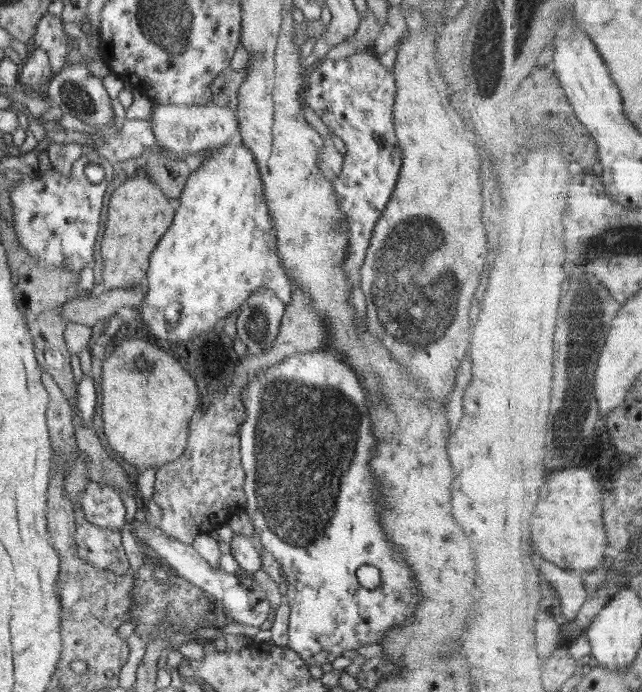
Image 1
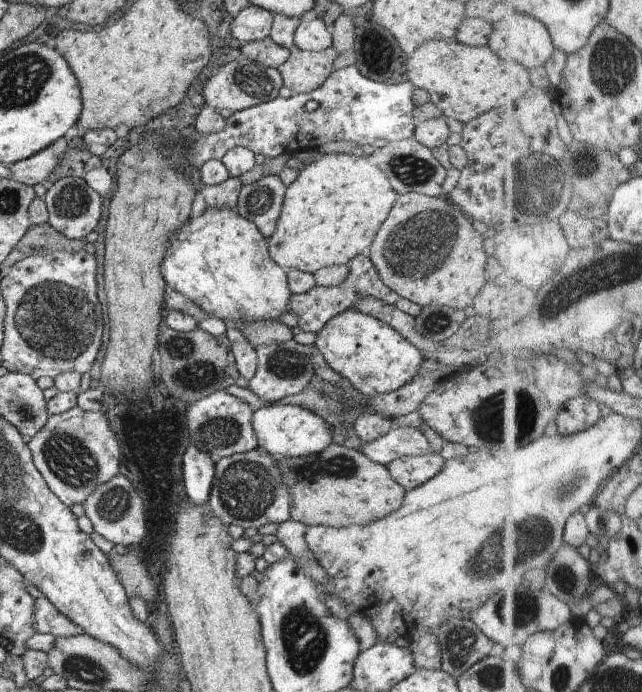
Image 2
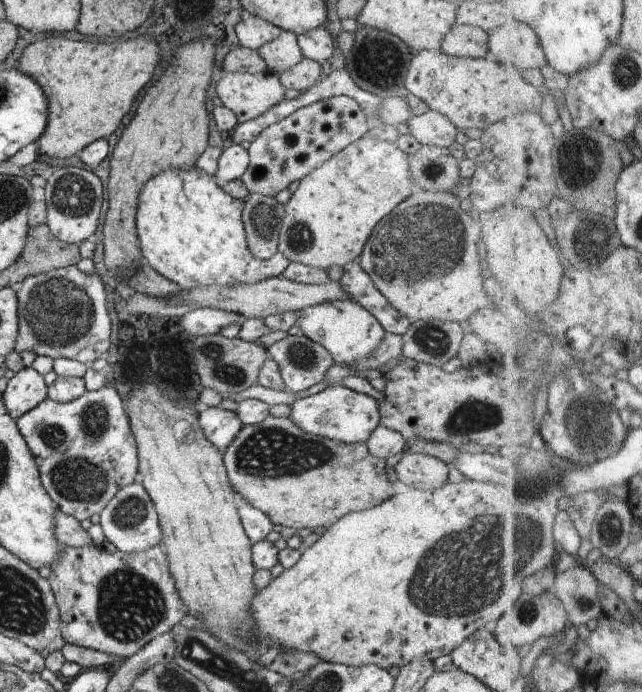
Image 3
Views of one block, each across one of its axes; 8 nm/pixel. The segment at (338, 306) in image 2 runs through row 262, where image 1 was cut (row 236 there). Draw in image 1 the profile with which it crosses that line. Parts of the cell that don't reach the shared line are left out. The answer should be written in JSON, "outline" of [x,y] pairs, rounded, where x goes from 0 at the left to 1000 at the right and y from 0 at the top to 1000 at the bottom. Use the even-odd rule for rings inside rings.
{"outline":[[[558,74],[544,84],[517,87],[505,84],[498,94],[488,97],[475,111],[472,124],[472,147],[489,159],[492,168],[505,176],[517,192],[525,194],[537,208],[534,238],[530,253],[517,259],[517,269],[525,283],[528,302],[540,312],[544,324],[544,348],[540,368],[534,373],[534,393],[540,396],[540,406],[548,416],[561,412],[562,387],[569,380],[570,366],[576,355],[576,345],[595,305],[601,301],[609,280],[621,260],[625,244],[625,214],[615,198],[612,175],[612,150],[617,130],[615,107],[604,103],[573,74]]]}

